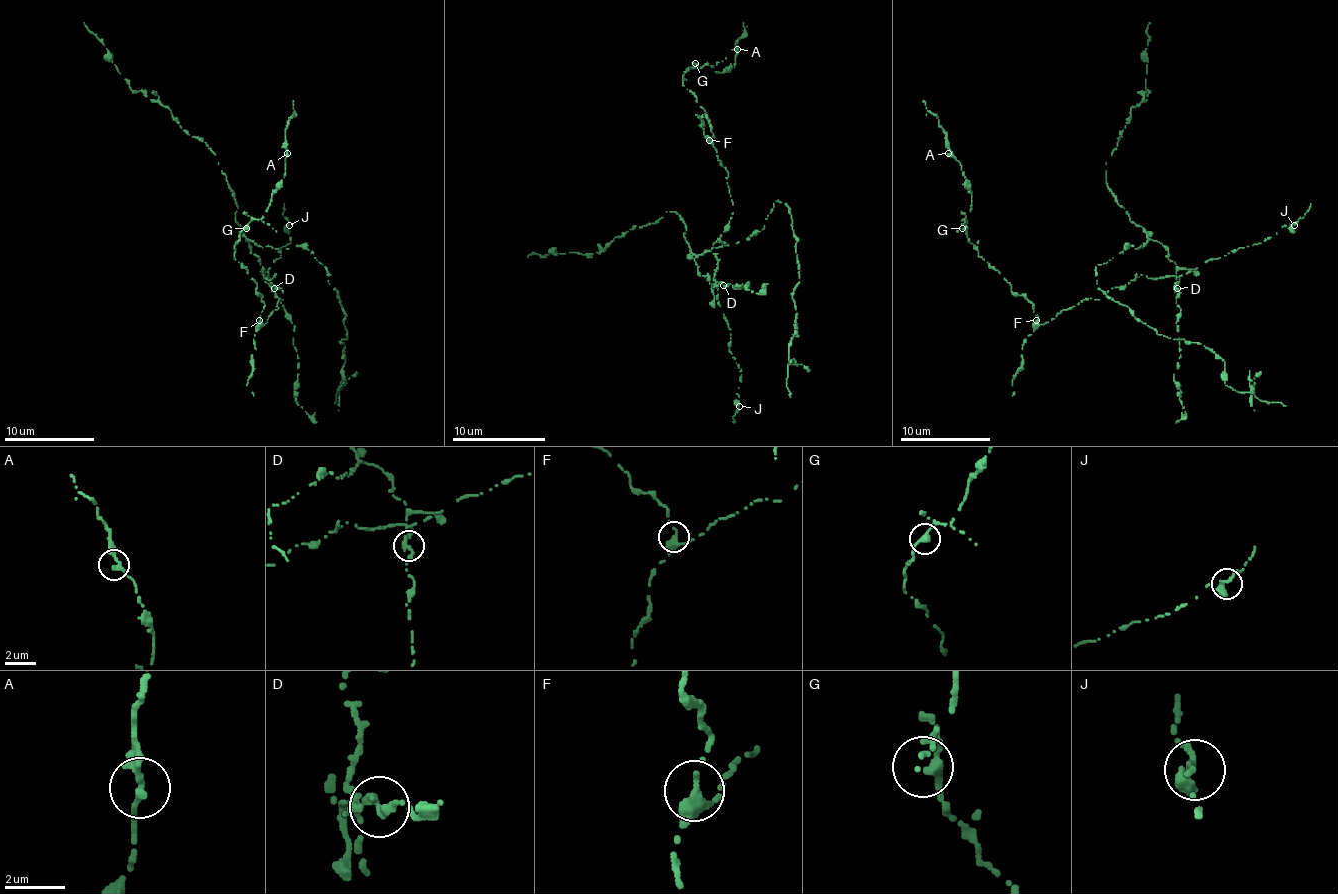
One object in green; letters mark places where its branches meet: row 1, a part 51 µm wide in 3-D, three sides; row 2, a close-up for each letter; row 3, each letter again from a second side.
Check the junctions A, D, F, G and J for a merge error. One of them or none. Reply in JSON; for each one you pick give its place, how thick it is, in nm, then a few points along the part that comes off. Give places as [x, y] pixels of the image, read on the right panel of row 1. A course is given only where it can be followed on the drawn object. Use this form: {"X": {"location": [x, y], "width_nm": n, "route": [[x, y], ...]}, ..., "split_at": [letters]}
{"D": {"location": [1177, 288], "width_nm": 200, "route": [[1176, 289], [1176, 266], [1152, 239], [1095, 266], [1097, 289], [1158, 334], [1208, 347], [1224, 384], [1285, 406]]}, "split_at": ["D"]}

